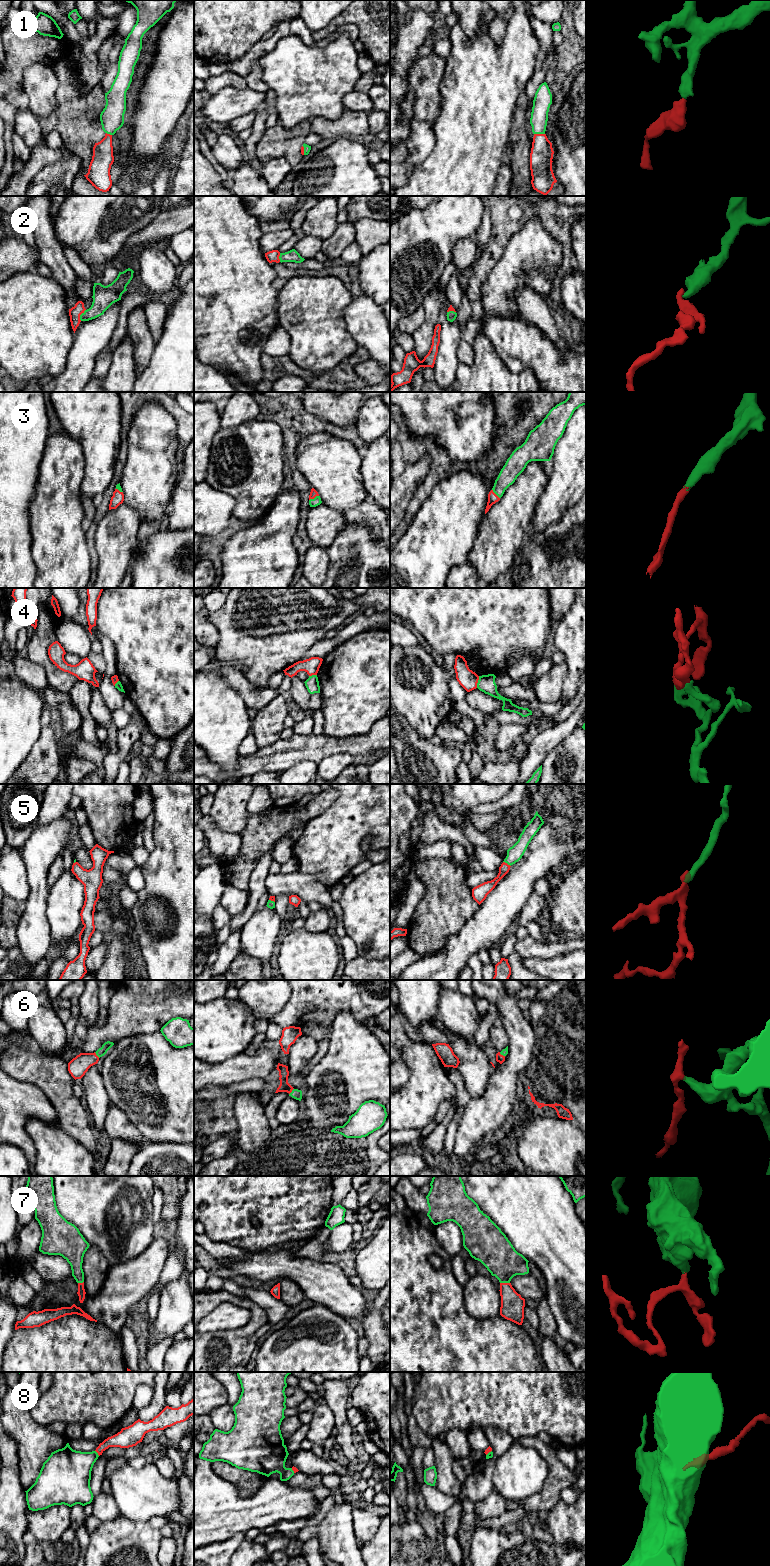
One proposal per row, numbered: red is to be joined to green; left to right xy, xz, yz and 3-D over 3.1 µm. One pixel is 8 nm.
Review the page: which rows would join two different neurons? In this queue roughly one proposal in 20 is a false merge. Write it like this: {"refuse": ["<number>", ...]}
{"refuse": ["4"]}

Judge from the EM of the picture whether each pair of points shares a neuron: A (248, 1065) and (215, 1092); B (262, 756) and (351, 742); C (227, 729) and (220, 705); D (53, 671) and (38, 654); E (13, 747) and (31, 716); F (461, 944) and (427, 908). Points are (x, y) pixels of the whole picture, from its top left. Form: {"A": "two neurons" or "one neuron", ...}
{"A": "two neurons", "B": "one neuron", "C": "one neuron", "D": "one neuron", "E": "one neuron", "F": "two neurons"}

